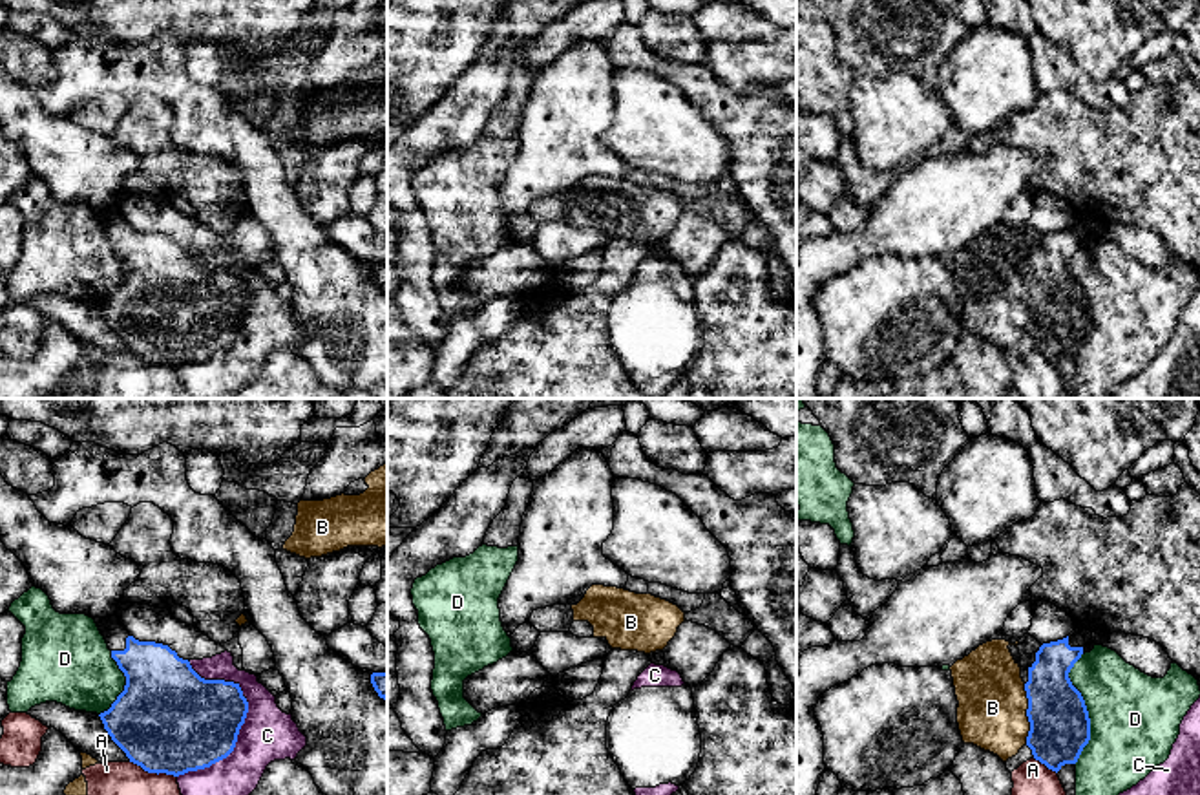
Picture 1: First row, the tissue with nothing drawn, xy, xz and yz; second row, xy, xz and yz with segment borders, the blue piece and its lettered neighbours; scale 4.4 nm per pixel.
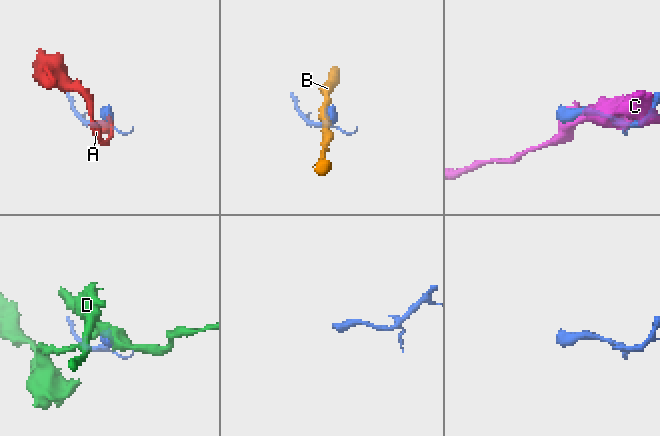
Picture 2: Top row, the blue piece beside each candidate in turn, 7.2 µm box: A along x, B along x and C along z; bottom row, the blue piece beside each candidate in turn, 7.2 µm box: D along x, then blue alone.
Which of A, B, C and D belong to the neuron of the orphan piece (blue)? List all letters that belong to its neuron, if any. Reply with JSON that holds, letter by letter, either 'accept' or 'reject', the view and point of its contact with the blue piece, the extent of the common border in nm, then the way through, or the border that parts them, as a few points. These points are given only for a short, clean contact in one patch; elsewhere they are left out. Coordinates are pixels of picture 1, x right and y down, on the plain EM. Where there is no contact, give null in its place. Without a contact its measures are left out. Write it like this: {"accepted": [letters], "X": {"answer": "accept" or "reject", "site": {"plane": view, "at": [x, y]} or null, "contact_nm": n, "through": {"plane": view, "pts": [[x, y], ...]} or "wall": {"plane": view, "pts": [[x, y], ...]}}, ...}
{"accepted": [], "A": {"answer": "reject", "site": {"plane": "xy", "at": [154, 362]}, "contact_nm": 220}, "B": {"answer": "reject", "site": {"plane": "yz", "at": [1027, 304]}, "contact_nm": 260}, "C": {"answer": "reject", "site": {"plane": "xy", "at": [243, 311]}, "contact_nm": 500}, "D": {"answer": "reject", "site": {"plane": "yz", "at": [1085, 300]}, "contact_nm": 500}}

